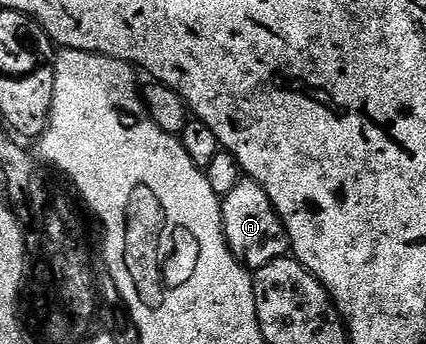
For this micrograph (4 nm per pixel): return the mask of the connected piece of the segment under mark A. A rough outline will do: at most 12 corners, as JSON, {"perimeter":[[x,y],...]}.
{"perimeter":[[242,178],[221,202],[233,257],[256,270],[290,251],[263,186]]}

